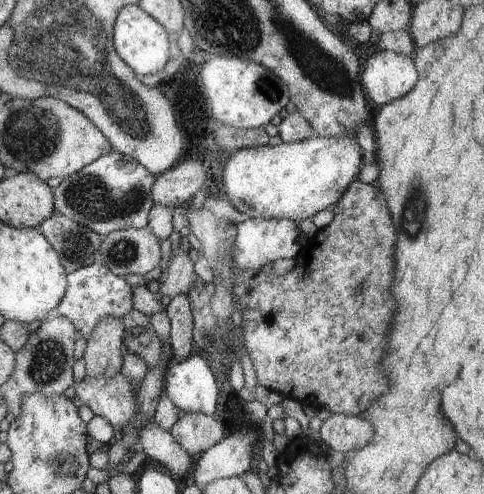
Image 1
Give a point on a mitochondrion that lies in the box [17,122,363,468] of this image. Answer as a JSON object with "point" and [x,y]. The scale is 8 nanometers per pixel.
{"point":[115,200]}

